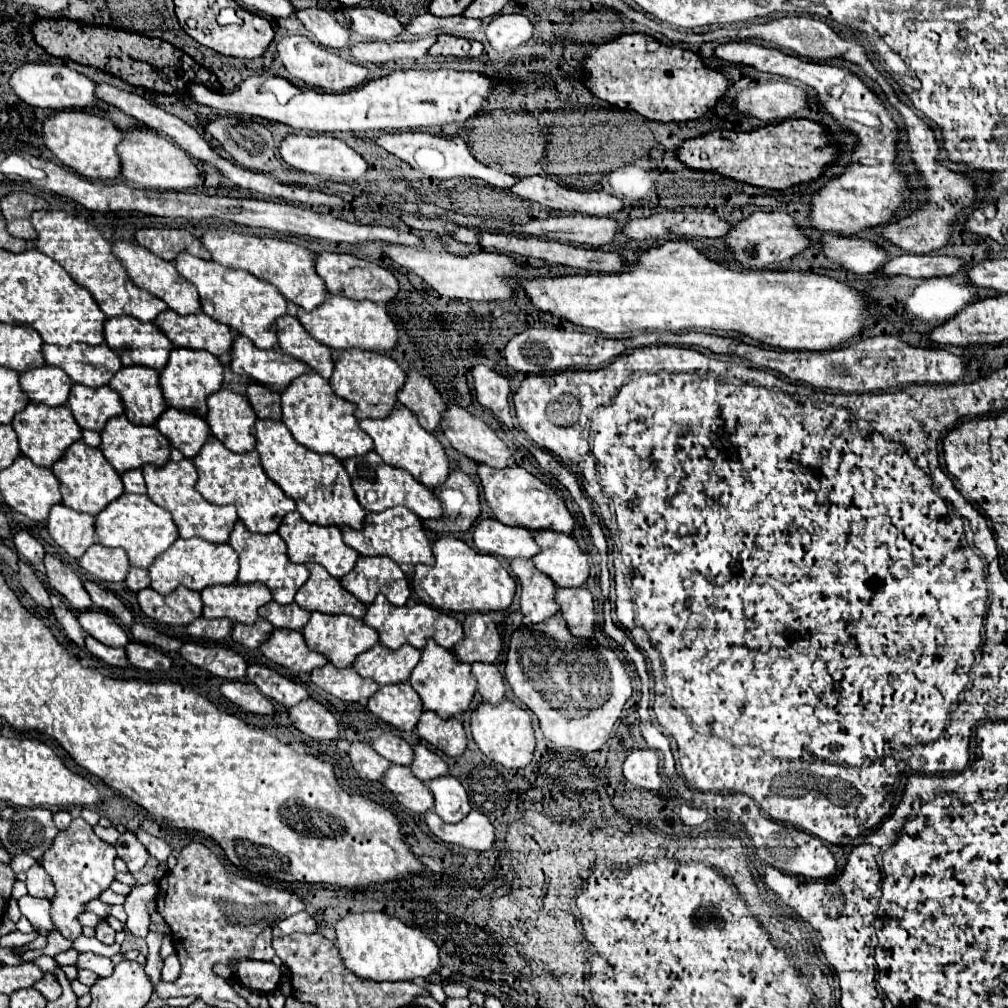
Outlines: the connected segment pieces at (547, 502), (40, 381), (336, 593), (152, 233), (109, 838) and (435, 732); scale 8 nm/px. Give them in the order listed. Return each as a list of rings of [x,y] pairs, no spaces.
[[[479,464],[479,478],[485,490],[487,504],[491,506],[495,518],[507,526],[523,526],[527,530],[553,530],[561,534],[573,534],[575,520],[571,512],[567,510],[563,498],[557,496],[557,492],[543,484],[539,478],[531,476],[521,466],[509,466],[503,470],[481,466]]]
[[[41,366],[21,374],[21,388],[31,402],[43,402],[47,406],[67,404],[71,390],[71,378],[61,368]]]
[[[307,564],[311,570],[309,580],[297,590],[295,602],[309,612],[323,614],[347,614],[353,618],[363,618],[367,606],[361,604],[353,594],[349,594],[337,578],[333,578],[323,566]]]
[[[143,228],[135,234],[137,242],[151,250],[155,256],[175,262],[177,254],[189,252],[193,256],[199,256],[203,260],[211,260],[211,254],[205,250],[205,246],[189,232],[189,230],[155,230],[155,228]]]
[[[95,826],[93,830],[95,830],[95,834],[97,834],[101,840],[105,840],[105,842],[109,842],[109,844],[115,844],[115,842],[117,842],[117,838],[119,838],[119,832],[117,832],[113,826],[111,826],[111,828]]]
[[[423,712],[417,732],[423,740],[447,756],[461,756],[467,748],[467,736],[463,724],[457,718],[443,720],[435,712]]]

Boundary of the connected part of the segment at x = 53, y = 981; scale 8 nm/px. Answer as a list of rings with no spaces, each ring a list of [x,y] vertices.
[[[45,974],[39,982],[35,982],[35,986],[33,986],[39,994],[43,994],[43,998],[45,1000],[57,1000],[59,996],[61,996],[61,986],[59,986],[59,982],[57,982],[57,978],[53,976],[53,974]]]

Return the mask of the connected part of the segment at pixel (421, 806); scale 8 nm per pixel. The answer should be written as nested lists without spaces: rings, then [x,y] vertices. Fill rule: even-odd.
[[[389,766],[381,782],[401,806],[419,814],[433,808],[433,796],[429,788],[413,776],[409,766]]]

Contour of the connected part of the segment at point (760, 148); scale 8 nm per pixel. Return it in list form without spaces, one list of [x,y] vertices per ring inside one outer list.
[[[783,120],[751,132],[713,130],[685,140],[675,150],[675,156],[691,170],[715,172],[723,178],[759,188],[785,190],[795,184],[811,182],[823,174],[839,154],[839,148],[829,144],[829,134],[821,124],[811,120]]]

